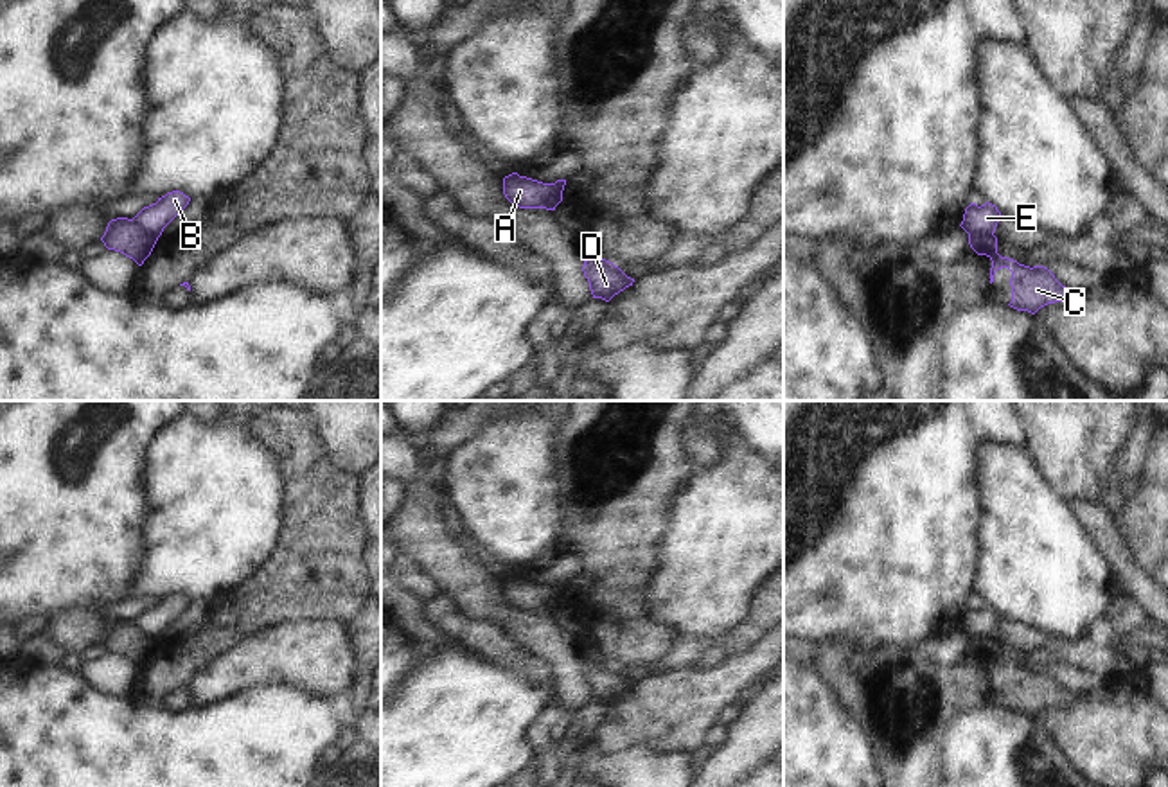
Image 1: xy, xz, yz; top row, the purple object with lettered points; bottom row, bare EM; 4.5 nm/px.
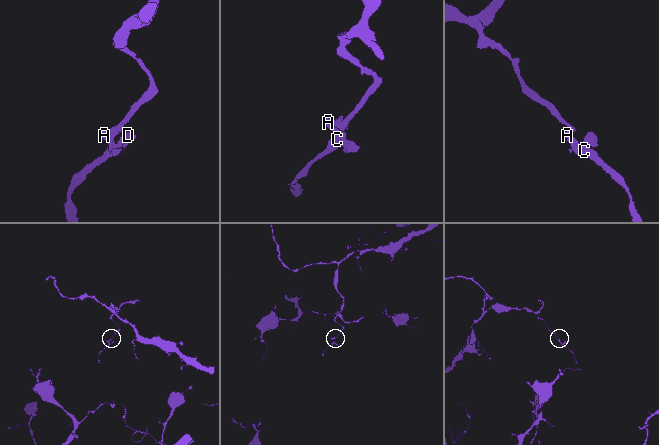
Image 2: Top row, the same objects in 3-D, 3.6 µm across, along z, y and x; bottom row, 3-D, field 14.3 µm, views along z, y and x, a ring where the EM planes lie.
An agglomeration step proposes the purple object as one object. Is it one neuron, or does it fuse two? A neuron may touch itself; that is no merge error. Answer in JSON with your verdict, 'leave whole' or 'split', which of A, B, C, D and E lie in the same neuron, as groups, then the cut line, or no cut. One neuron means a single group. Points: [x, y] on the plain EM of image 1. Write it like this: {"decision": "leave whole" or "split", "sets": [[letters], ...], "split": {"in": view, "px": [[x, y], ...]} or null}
{"decision": "split", "sets": [["A", "C", "D"], ["B", "E"]], "split": {"in": "xy", "px": [[132, 622], [157, 640]]}}

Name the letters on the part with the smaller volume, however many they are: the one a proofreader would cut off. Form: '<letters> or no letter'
A, C, D

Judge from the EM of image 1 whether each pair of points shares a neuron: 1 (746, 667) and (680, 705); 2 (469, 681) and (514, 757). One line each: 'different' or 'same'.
1: same
2: same

